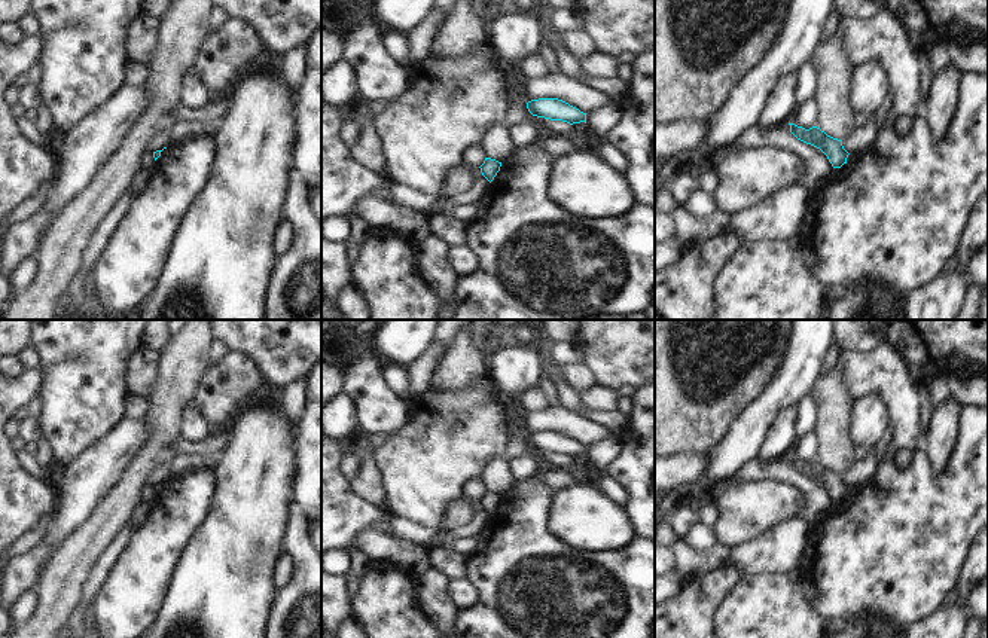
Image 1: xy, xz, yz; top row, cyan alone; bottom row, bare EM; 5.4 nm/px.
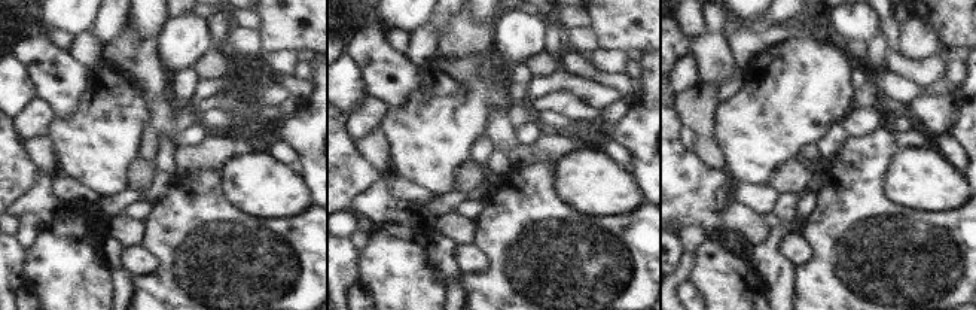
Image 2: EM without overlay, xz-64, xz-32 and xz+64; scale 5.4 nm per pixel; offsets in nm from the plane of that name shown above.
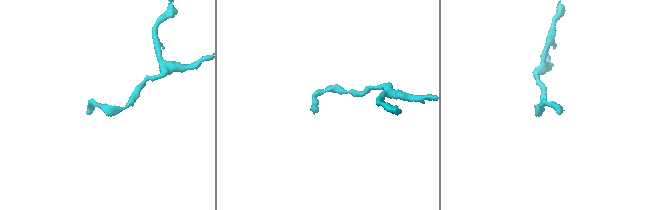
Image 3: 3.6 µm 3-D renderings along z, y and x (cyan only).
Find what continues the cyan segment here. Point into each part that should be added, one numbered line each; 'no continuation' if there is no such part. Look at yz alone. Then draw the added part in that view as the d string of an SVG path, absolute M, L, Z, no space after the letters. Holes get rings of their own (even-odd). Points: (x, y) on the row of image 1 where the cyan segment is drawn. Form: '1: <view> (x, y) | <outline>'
no continuation

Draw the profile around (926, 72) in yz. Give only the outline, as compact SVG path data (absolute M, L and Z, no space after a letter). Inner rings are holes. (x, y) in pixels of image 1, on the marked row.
M923 39L918 40L918 48L917 48L917 59L920 62L920 80L921 80L921 88L923 88L923 97L928 97L928 89L931 86L931 79L934 76L930 57L928 57L928 46L924 43Z

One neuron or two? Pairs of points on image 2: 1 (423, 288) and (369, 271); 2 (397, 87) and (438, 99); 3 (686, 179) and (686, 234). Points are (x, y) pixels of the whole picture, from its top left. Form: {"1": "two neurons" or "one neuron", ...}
{"1": "one neuron", "2": "two neurons", "3": "two neurons"}

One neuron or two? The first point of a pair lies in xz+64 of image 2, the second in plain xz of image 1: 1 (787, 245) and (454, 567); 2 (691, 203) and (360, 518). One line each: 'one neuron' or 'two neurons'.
1: two neurons
2: one neuron

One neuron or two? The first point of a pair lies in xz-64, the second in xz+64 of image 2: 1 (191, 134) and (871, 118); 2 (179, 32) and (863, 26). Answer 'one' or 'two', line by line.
1: one
2: one

